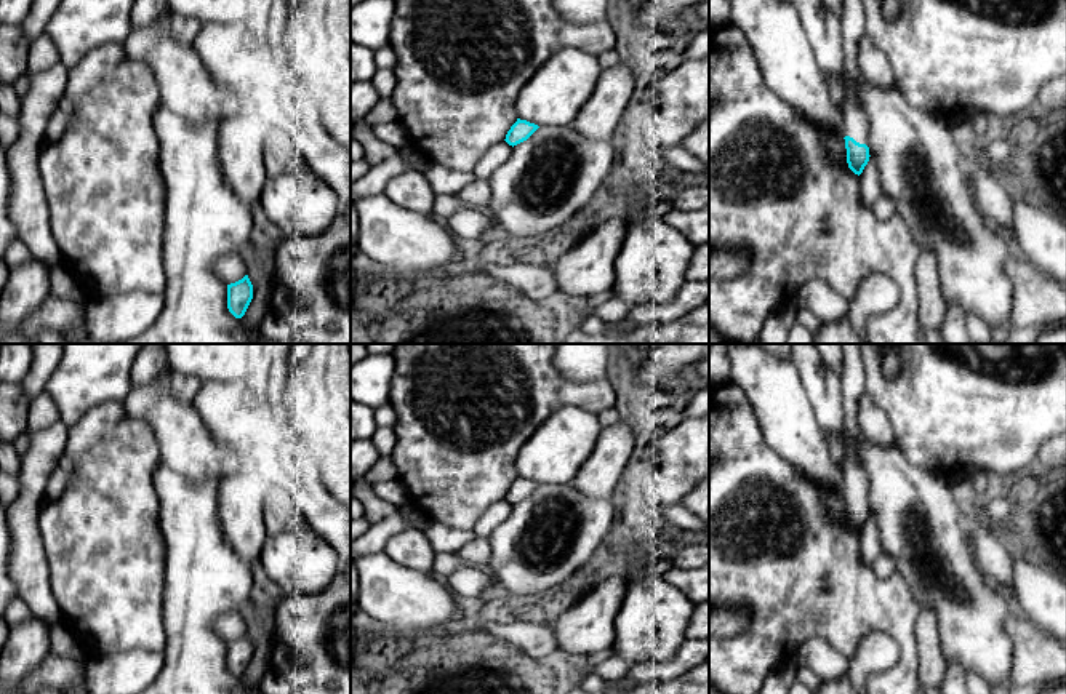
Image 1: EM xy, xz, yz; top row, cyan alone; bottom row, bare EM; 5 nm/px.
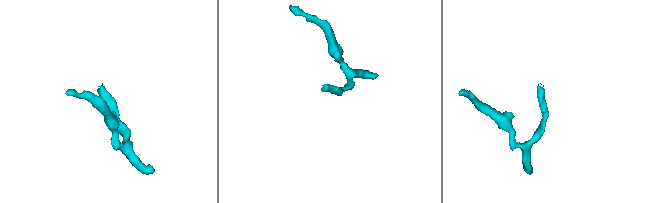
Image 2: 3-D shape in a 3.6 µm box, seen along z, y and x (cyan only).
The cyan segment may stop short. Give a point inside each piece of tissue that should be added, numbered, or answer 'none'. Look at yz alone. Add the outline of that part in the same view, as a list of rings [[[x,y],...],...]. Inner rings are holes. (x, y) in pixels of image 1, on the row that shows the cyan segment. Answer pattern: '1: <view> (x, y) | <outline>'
1: yz (853, 18) | [[[844,0],[842,34],[845,45],[845,88],[847,98],[842,106],[844,136],[868,146],[868,117],[856,98],[856,80],[863,77],[858,66],[858,45],[866,37],[866,11],[863,0]]]

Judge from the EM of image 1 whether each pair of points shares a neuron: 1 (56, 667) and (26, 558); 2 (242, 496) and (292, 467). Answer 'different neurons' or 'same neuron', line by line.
1: different neurons
2: different neurons

